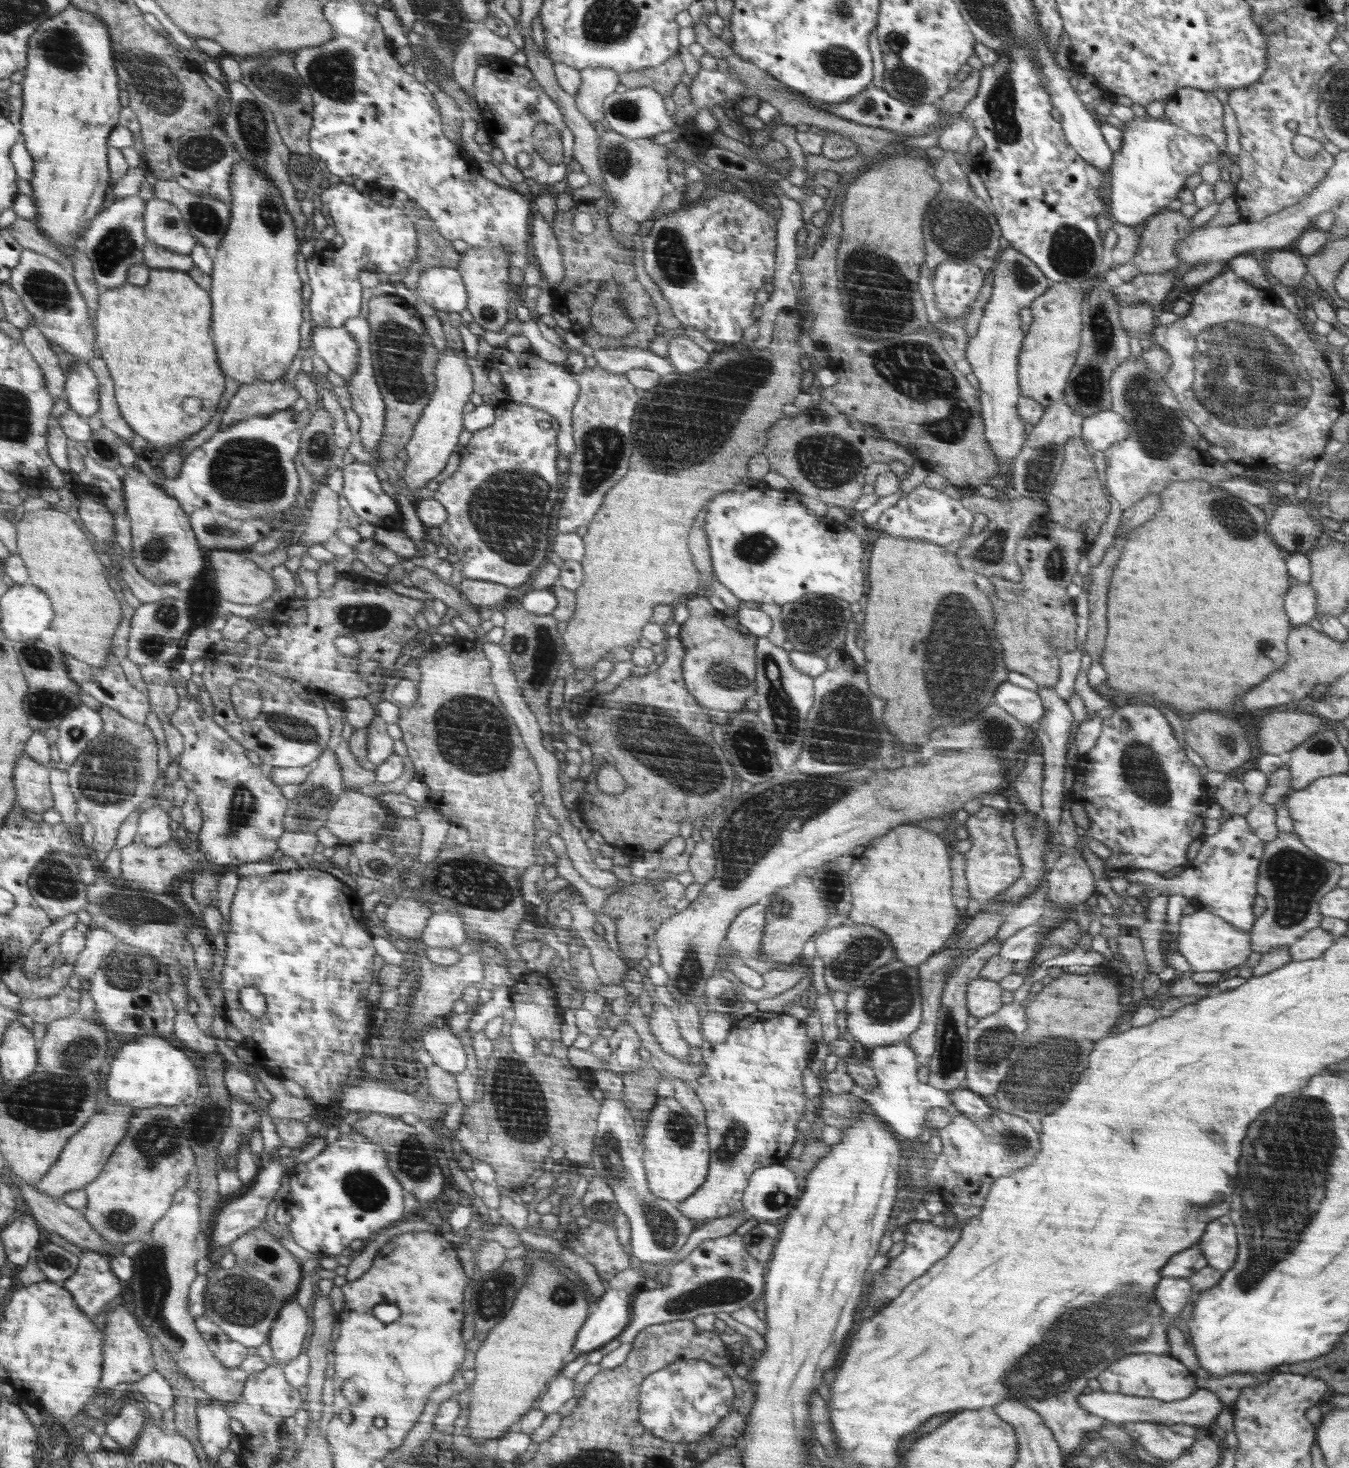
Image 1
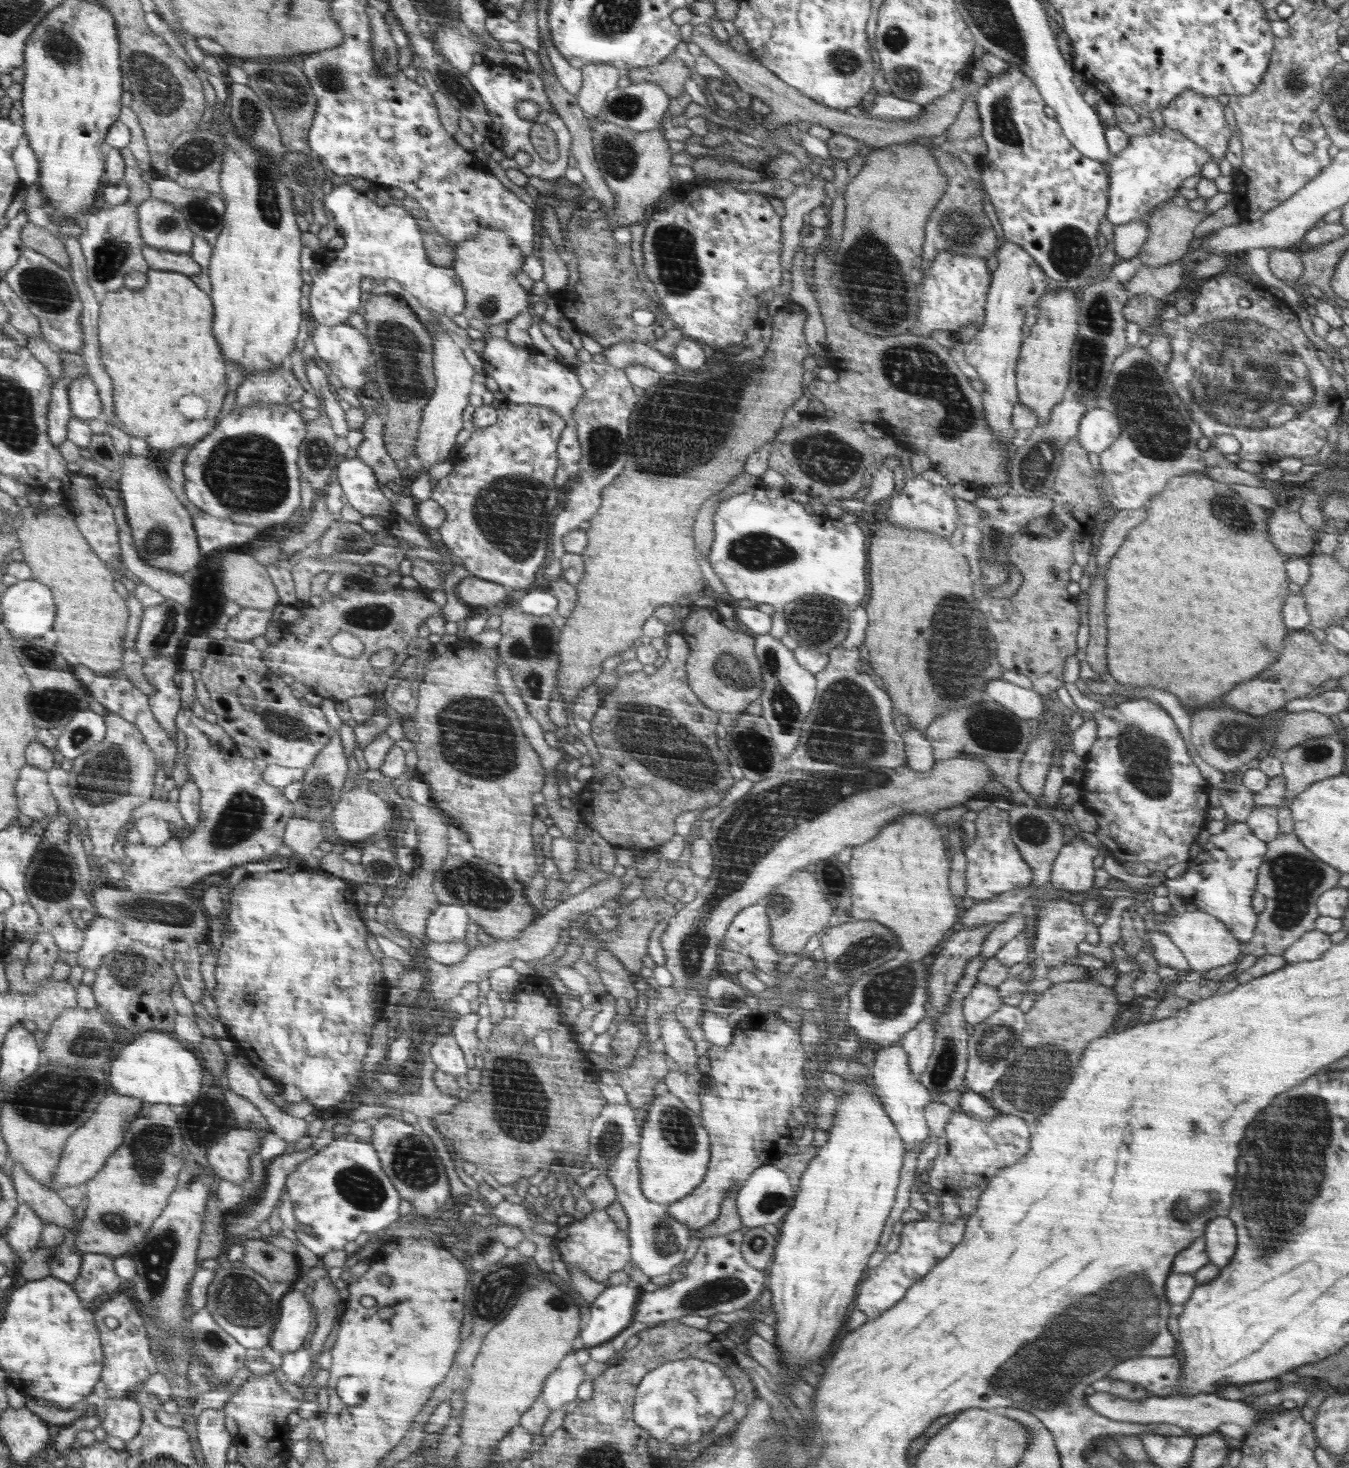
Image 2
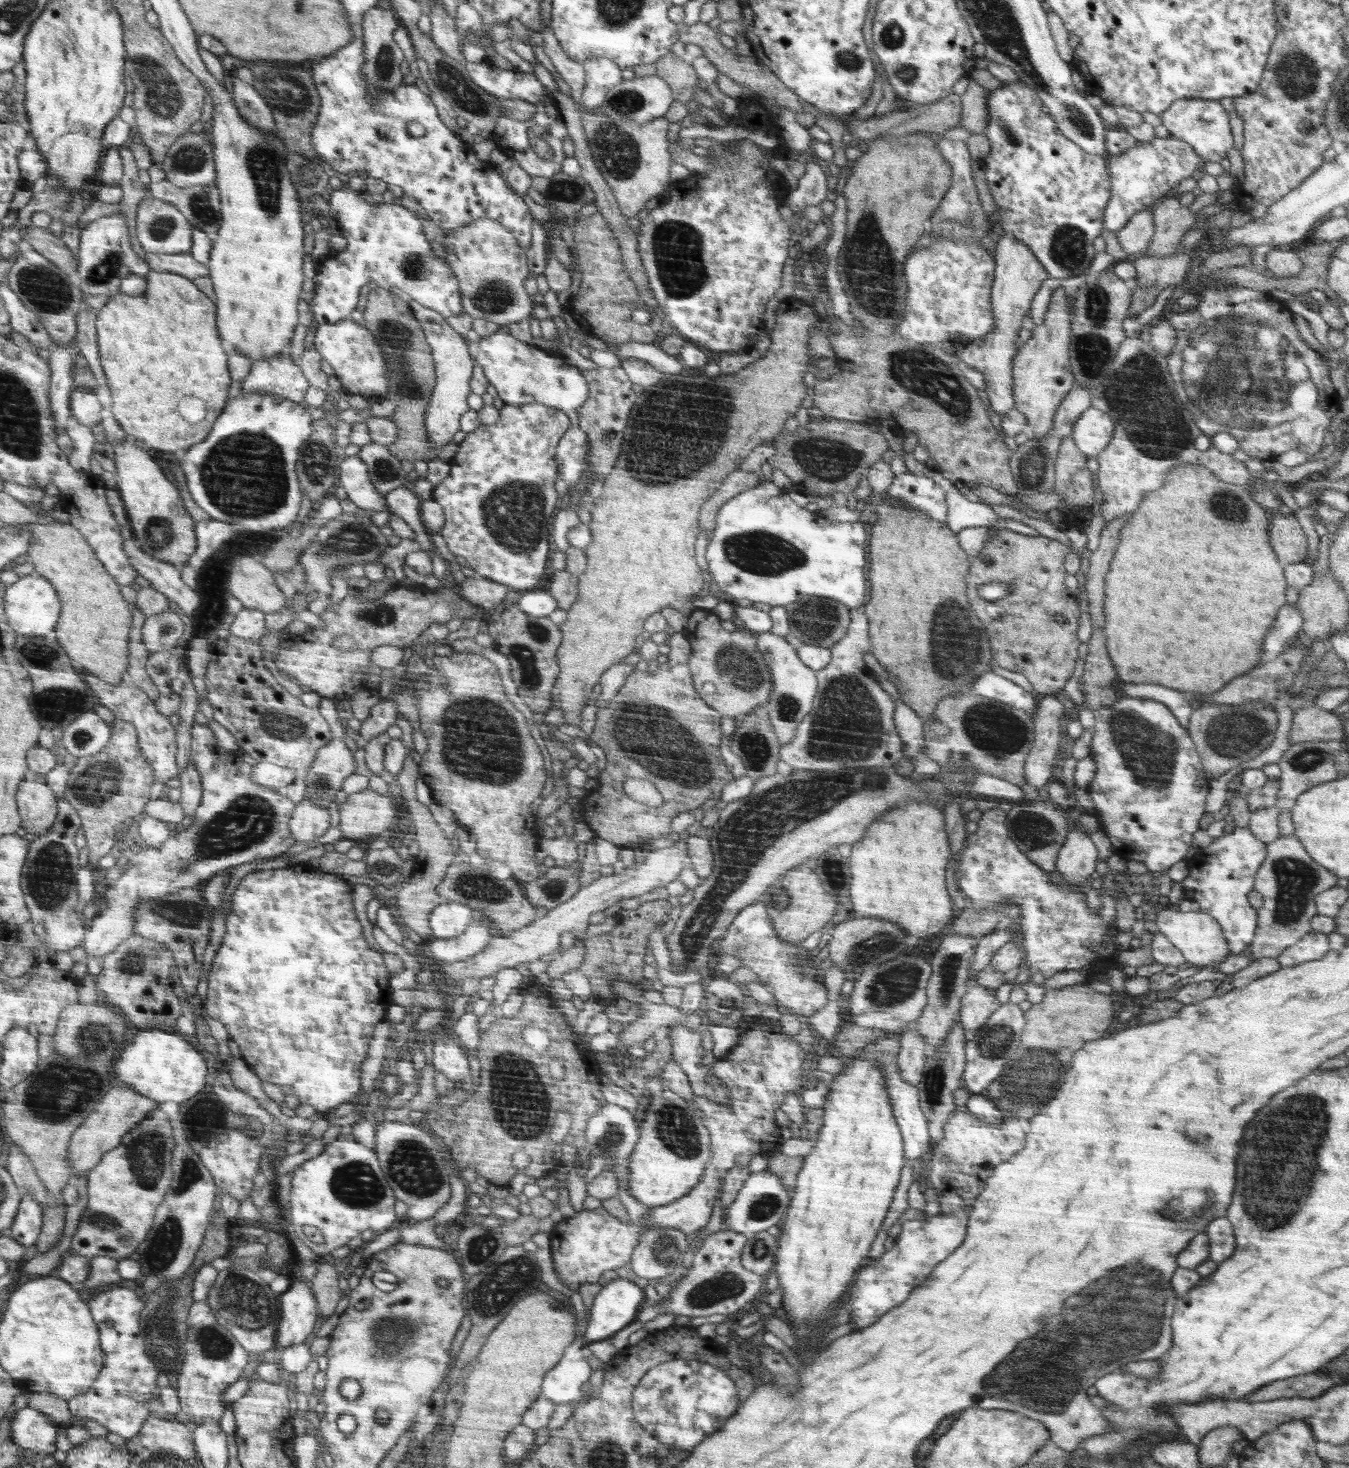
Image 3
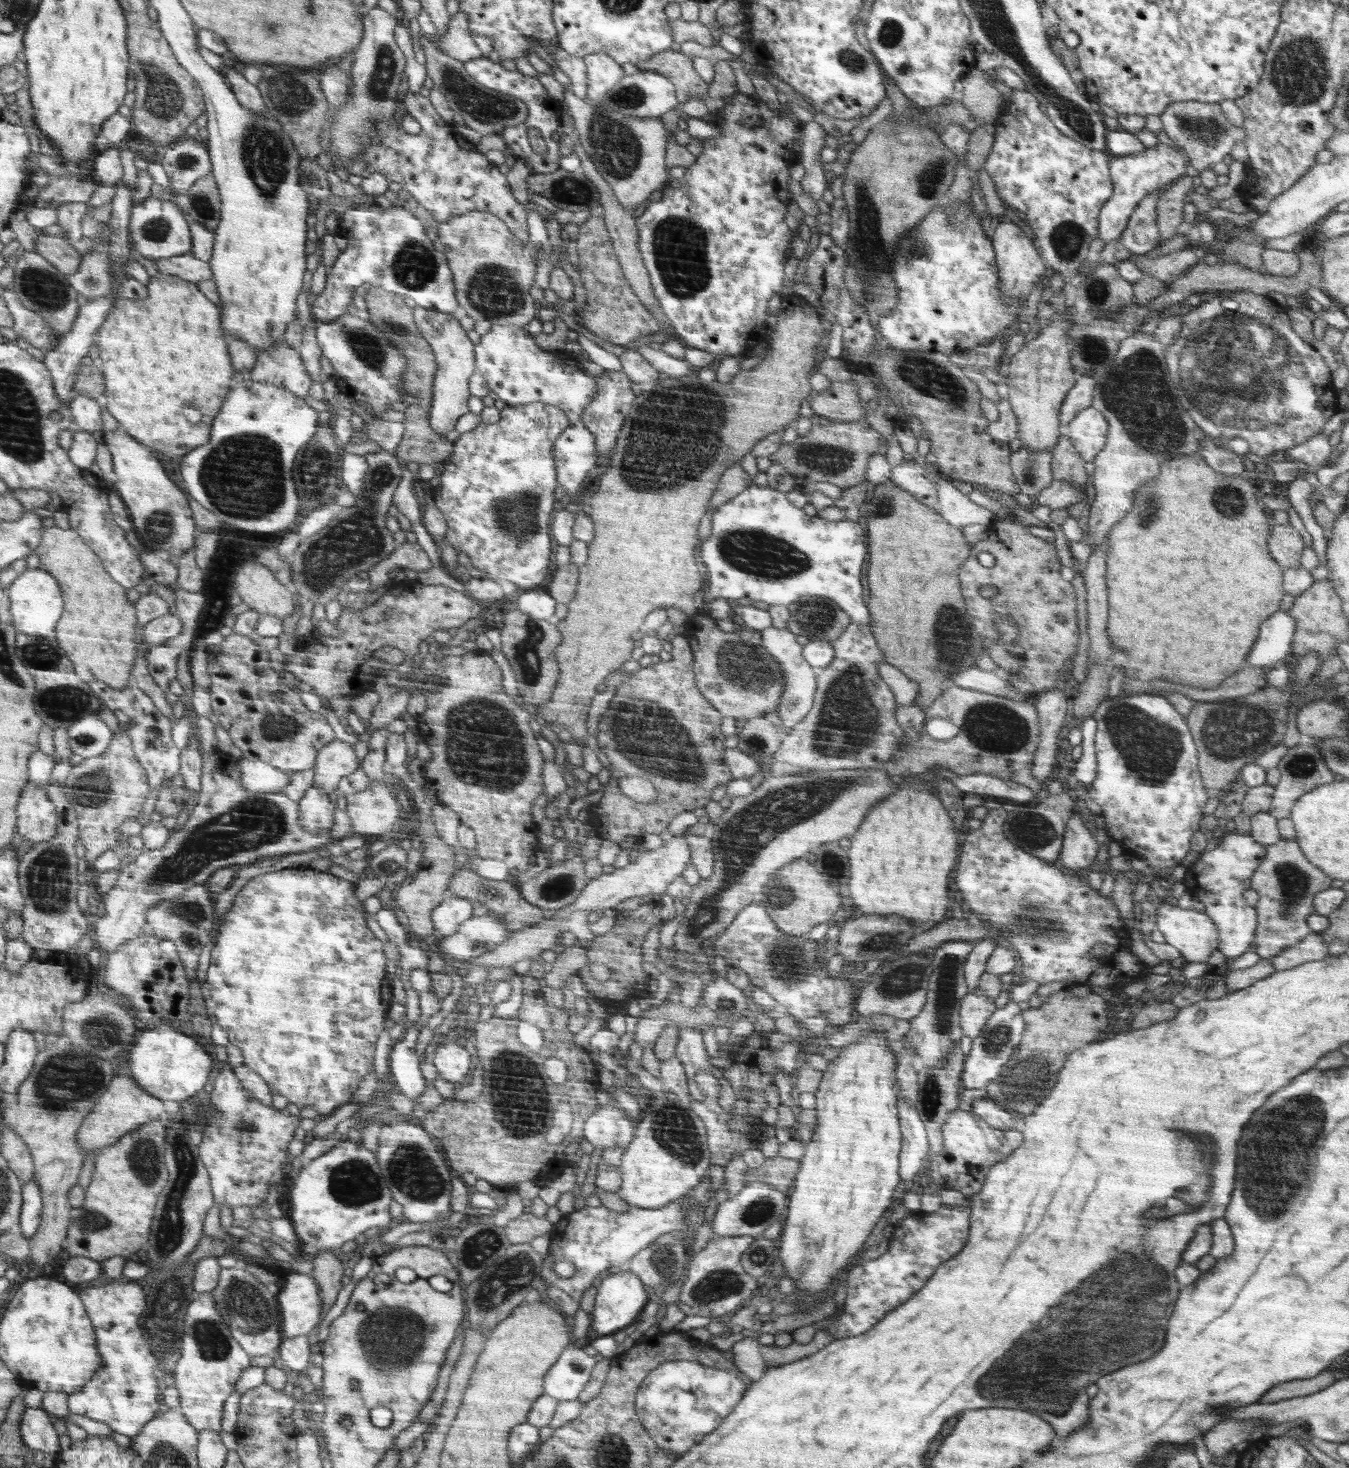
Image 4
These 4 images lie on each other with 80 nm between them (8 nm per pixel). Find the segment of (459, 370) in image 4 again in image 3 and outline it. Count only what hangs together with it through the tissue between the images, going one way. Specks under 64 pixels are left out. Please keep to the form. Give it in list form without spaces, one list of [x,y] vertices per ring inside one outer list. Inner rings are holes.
[[[410,300],[410,308],[422,331],[433,348],[434,364],[437,364],[437,388],[433,398],[429,400],[428,410],[425,412],[425,427],[428,429],[429,444],[431,446],[446,446],[454,444],[454,436],[462,432],[462,414],[468,410],[466,398],[470,394],[470,378],[474,362],[468,354],[468,346],[460,334],[456,334],[444,320],[440,312],[432,308],[426,308],[415,300]]]

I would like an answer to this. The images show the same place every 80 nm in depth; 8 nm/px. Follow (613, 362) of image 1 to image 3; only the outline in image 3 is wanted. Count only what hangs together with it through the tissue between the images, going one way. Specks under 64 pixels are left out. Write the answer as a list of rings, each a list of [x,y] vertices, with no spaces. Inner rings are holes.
[[[620,343],[614,353],[621,361],[622,358],[637,358],[666,374],[678,374],[684,370],[678,356],[666,354],[654,344]]]

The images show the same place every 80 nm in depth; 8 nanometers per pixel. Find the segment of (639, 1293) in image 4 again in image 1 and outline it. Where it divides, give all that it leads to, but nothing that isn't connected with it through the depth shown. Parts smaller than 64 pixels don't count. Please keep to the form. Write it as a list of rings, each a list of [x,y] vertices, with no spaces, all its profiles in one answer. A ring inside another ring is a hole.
[[[607,1290],[596,1302],[589,1320],[578,1333],[572,1350],[566,1355],[566,1364],[580,1354],[592,1352],[616,1338],[630,1322],[630,1296],[628,1291]]]

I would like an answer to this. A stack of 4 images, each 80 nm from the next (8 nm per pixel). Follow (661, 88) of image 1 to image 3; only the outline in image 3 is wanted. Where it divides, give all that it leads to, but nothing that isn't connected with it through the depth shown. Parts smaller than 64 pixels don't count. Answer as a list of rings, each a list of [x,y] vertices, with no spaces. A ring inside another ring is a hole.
[[[674,53],[662,57],[655,64],[642,65],[633,68],[635,77],[658,77],[670,86],[675,102],[688,104],[696,101],[702,107],[717,111],[715,101],[708,90],[701,90],[696,86],[698,76],[696,70],[684,62],[684,58],[678,58]]]

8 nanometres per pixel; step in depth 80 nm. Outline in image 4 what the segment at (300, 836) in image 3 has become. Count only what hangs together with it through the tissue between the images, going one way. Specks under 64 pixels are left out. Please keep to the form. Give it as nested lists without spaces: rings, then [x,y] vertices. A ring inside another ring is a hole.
[[[311,786],[304,794],[303,798],[298,801],[300,806],[300,823],[304,829],[310,832],[317,830],[329,830],[334,824],[335,806],[331,804],[330,797],[320,788]]]

